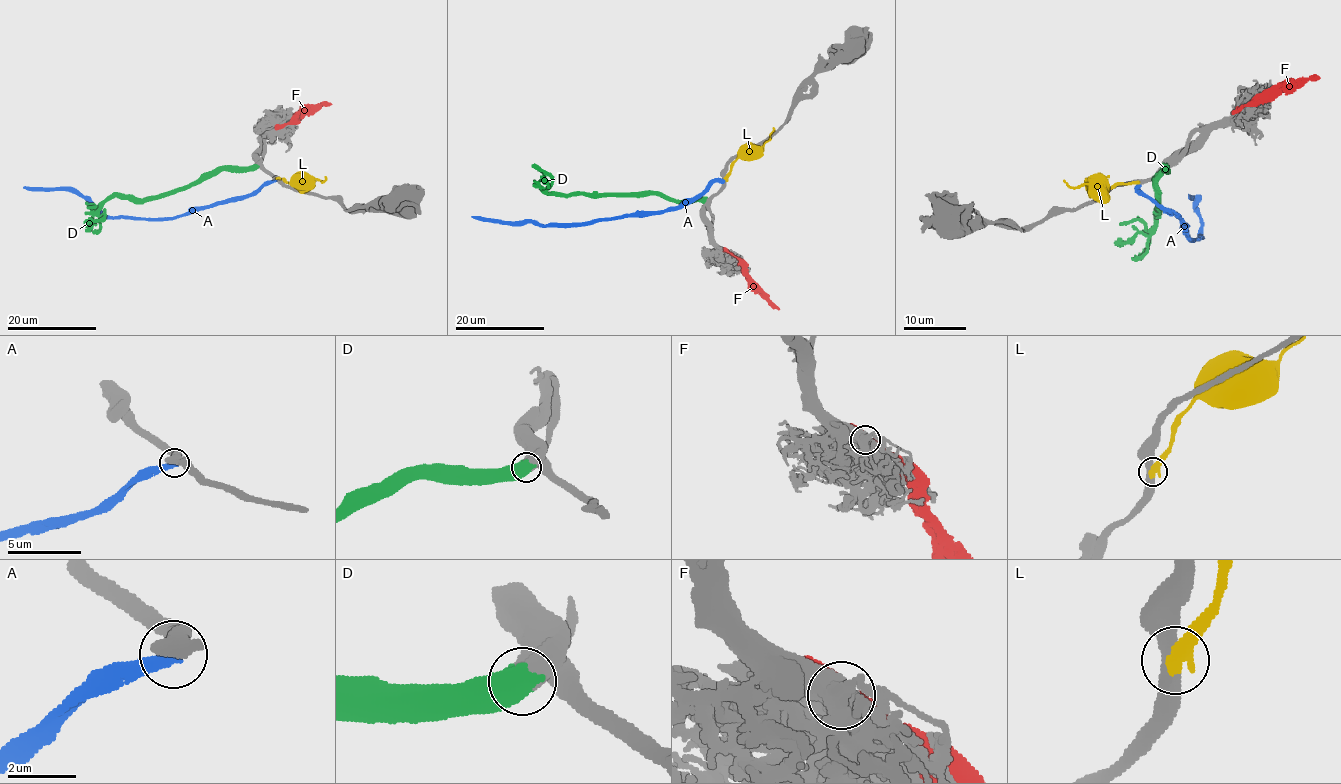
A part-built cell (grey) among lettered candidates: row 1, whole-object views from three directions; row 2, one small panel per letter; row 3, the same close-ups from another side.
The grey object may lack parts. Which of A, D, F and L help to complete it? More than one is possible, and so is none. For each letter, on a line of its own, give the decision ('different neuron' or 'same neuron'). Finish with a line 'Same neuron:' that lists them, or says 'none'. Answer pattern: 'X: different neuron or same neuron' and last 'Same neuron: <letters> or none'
A: different neuron
D: same neuron
F: different neuron
L: different neuron
Same neuron: D

